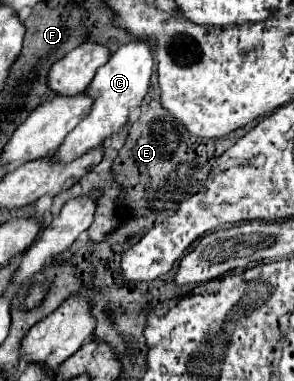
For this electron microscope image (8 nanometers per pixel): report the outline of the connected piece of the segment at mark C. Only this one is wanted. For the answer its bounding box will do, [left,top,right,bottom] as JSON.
[54,39,154,163]

